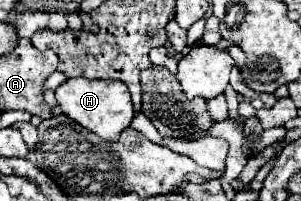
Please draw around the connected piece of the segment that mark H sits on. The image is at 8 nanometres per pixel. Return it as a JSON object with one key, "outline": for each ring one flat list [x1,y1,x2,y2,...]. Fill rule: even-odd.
{"outline":[[67,78,57,90,57,104,61,106,63,114,81,124,83,128,91,130,93,134,101,136,103,140,115,142,121,130,129,128,135,110,131,104,129,88,119,80,87,80,87,78]]}

